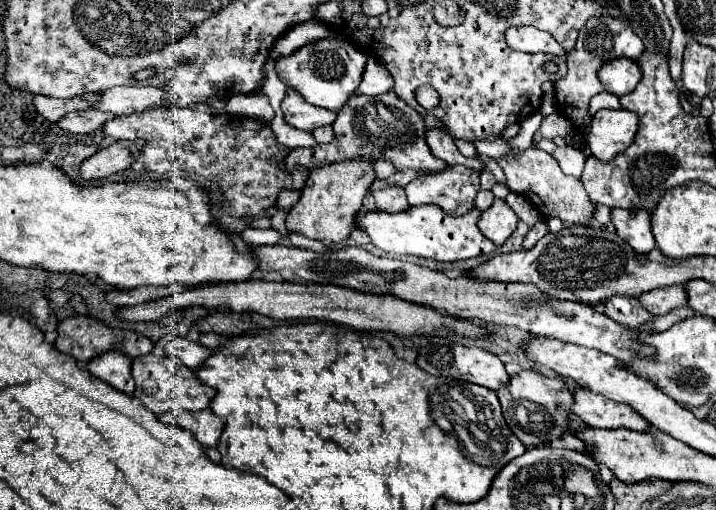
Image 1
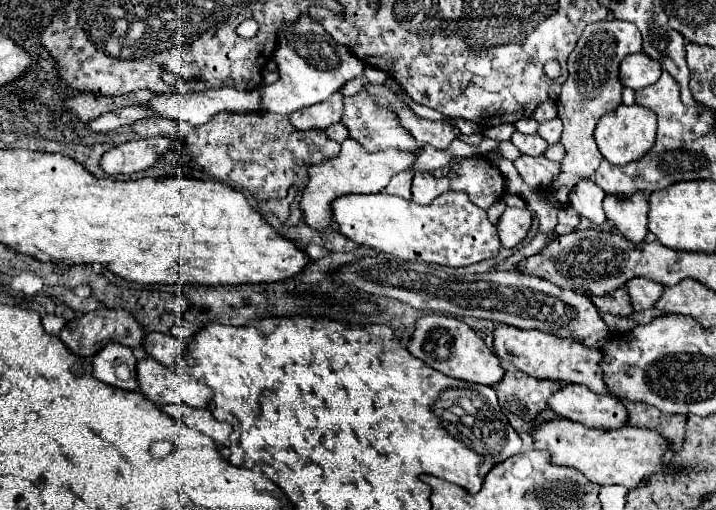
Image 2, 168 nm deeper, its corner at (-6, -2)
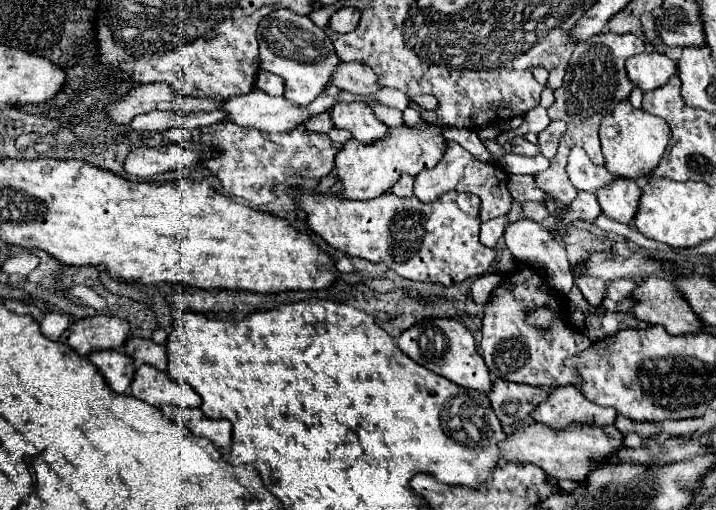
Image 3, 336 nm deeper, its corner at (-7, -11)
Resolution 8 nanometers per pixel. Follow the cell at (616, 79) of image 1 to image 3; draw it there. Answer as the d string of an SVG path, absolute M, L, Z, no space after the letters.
M646 50L642 54L636 54L626 60L626 72L628 78L638 86L642 92L656 90L668 82L672 74L676 74L678 64L668 58L666 54L658 54L652 50Z

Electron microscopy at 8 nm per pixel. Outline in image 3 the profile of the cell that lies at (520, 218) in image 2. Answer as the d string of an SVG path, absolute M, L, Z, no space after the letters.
M518 220L518 222L512 222L506 226L506 232L504 232L504 240L506 240L506 246L508 250L524 264L538 264L538 266L544 266L544 270L548 272L548 280L552 284L552 288L556 288L560 294L568 294L570 288L574 286L574 274L572 274L572 266L566 258L566 250L564 246L556 240L556 236L544 228L542 224L534 222L534 220Z

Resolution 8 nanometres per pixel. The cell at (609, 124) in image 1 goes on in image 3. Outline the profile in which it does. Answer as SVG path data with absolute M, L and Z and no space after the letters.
M622 100L600 124L602 152L606 158L604 166L616 178L646 178L658 166L670 138L672 132L662 118L648 114L642 108L634 108L630 100Z

